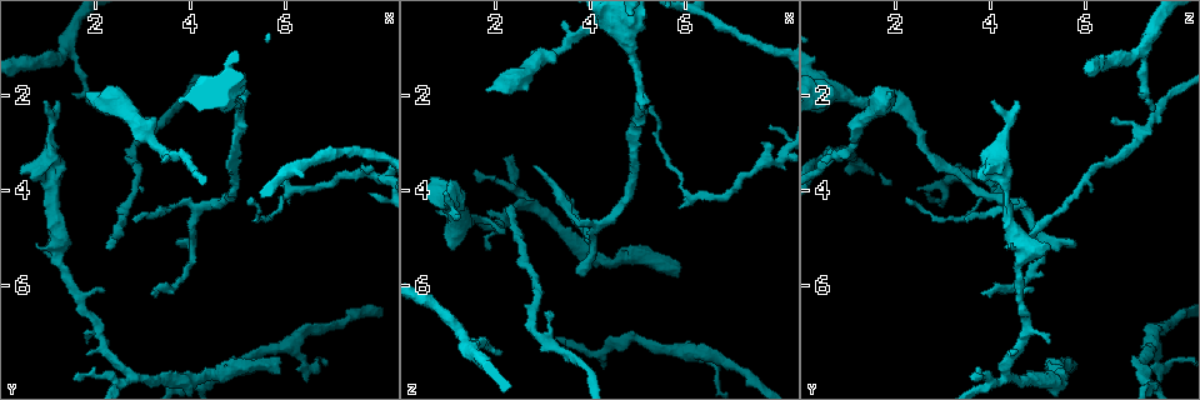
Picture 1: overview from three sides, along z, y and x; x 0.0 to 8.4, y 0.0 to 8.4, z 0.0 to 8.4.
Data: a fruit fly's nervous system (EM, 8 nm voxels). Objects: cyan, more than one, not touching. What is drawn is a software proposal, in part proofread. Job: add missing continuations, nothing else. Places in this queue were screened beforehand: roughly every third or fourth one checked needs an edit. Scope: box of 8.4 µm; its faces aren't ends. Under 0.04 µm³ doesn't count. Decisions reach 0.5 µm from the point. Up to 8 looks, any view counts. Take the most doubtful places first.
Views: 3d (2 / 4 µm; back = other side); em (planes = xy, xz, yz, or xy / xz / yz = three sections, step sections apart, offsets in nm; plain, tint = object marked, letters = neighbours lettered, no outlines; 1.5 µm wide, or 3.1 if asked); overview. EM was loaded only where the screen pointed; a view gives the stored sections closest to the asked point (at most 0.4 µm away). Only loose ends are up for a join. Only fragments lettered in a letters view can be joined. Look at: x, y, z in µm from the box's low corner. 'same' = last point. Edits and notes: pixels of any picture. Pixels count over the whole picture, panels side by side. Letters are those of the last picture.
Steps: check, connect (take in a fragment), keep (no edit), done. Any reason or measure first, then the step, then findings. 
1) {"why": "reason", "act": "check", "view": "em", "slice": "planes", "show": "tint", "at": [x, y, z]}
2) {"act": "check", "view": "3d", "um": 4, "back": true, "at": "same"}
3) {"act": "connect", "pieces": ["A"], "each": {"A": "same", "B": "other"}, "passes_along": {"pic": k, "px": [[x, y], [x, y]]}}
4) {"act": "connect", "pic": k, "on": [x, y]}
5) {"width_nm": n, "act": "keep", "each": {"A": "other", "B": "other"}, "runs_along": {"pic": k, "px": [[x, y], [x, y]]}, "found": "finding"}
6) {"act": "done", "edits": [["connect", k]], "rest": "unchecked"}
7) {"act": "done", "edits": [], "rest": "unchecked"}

{"why": "an open end", "act": "check", "view": "em", "slice": "planes", "show": "letters", "at": [5.80, 7.75, 5.85]}

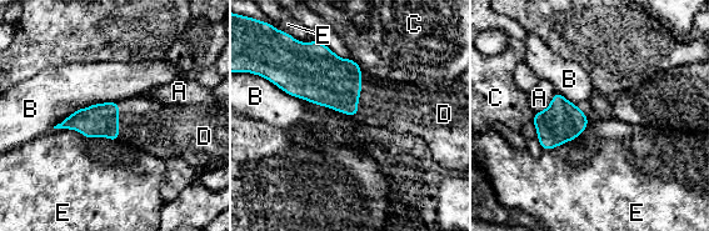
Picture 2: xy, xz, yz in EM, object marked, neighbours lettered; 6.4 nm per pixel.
{"longest_contact_nm": ["B", 460], "act": "connect", "pic": 2, "on": [395, 105], "each": {"A": "other", "B": "other", "C": "other", "D": "same", "E": "other"}, "passes_along": {"pic": 2, "px": [[324, 79], [360, 93], [395, 105]]}, "found": "it goes on there"}

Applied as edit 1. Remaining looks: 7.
{"act": "check", "view": "overview"}

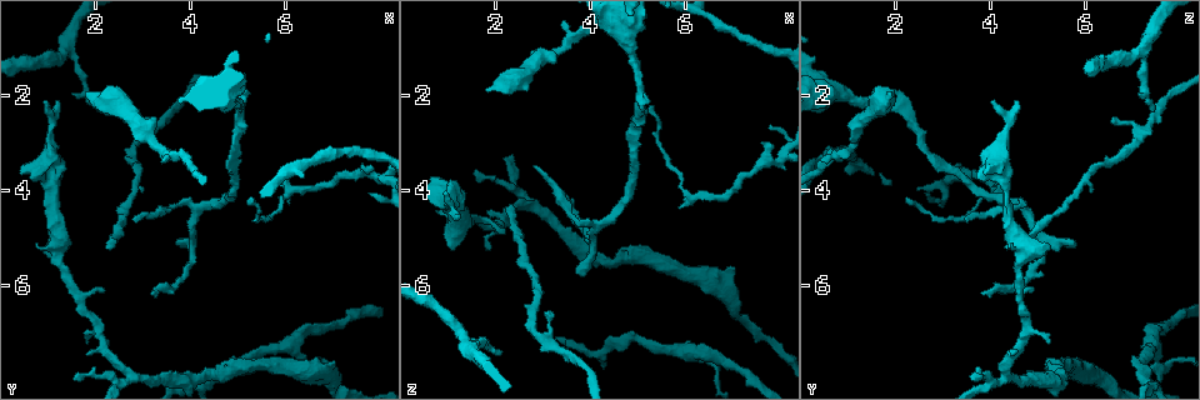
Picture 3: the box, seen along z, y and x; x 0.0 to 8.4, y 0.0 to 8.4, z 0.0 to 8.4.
{"why": "free end", "act": "check", "view": "em", "slice": "planes", "show": "tint", "at": [2.35, 5.15, 4.30]}

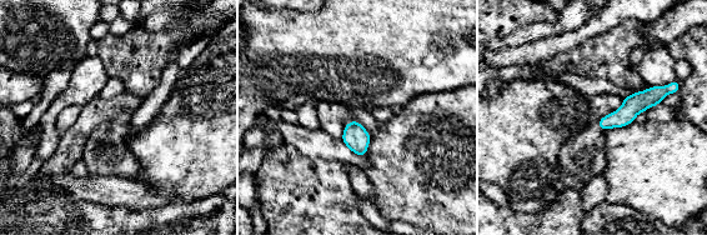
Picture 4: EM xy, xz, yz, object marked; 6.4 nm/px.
{"why": "see the neighbours", "act": "check", "view": "em", "slice": "planes", "show": "letters", "at": "same"}

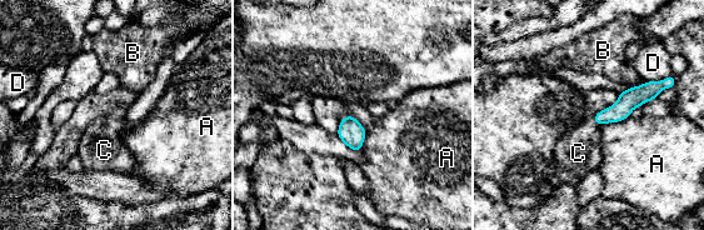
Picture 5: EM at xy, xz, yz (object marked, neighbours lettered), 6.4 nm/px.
{"act": "connect", "pic": 5, "on": [578, 153], "each": {"A": "other", "B": "other", "C": "same", "D": "other"}, "passes_along": {"pic": 5, "px": [[628, 100], [595, 121], [578, 153]]}, "found": "the neuron continues"}

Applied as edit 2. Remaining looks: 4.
{"why": "an open end", "act": "check", "view": "em", "slice": "xz", "step": 4, "show": "letters", "at": [3.80, 5.15, 5.75]}

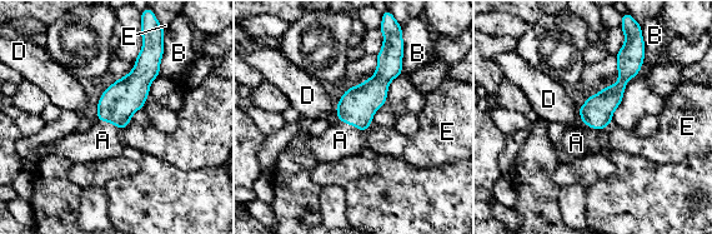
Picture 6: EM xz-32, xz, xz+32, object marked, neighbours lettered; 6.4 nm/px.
{"width_nm": 200, "act": "connect", "pic": 6, "on": [340, 140], "each": {"A": "same", "B": "other", "D": "other", "E": "other"}, "passes_along": {"pic": 6, "px": [[357, 105], [350, 124], [340, 140]]}, "found": "the neuron continues"}

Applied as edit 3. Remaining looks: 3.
{"act": "done", "edits": [["connect", 2], ["connect", 5], ["connect", 6]], "rest": "unchecked"}

